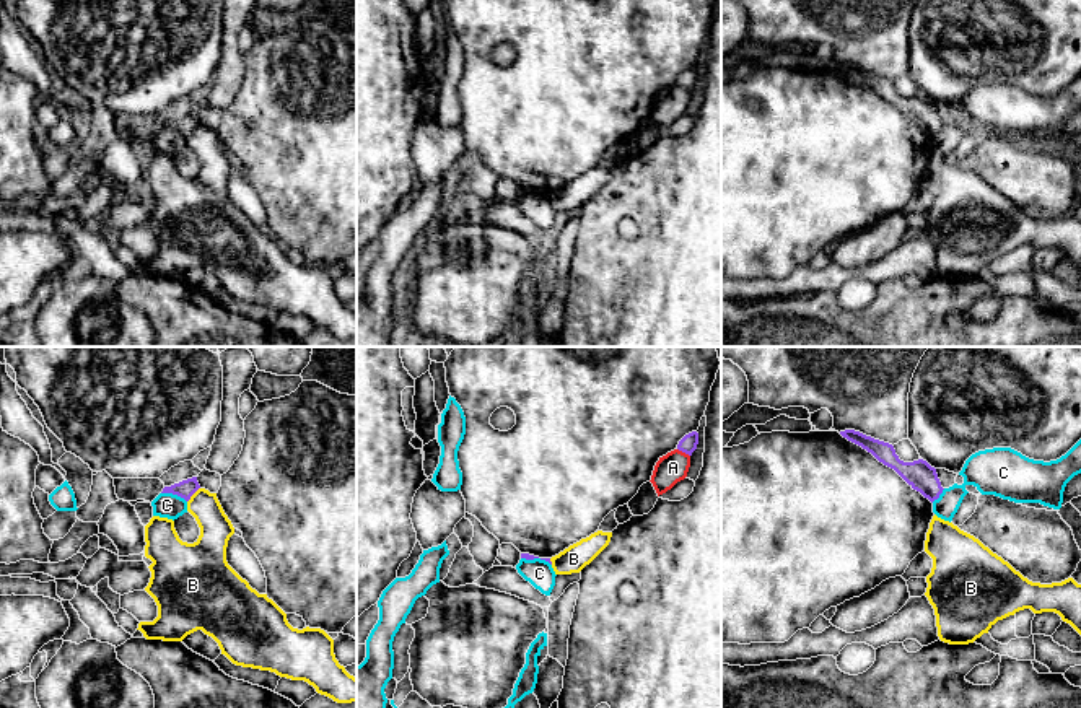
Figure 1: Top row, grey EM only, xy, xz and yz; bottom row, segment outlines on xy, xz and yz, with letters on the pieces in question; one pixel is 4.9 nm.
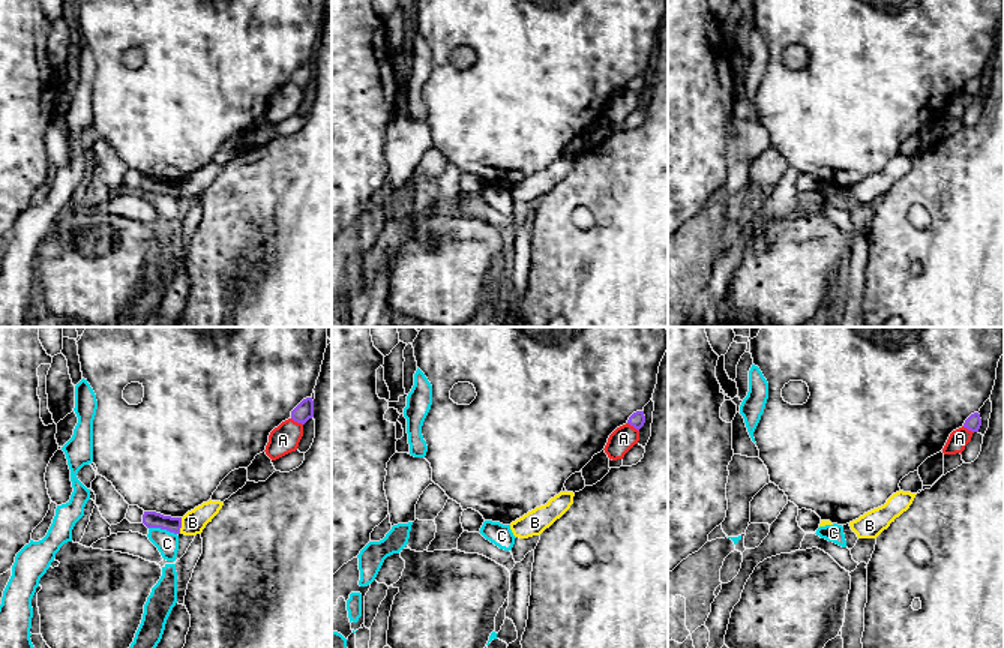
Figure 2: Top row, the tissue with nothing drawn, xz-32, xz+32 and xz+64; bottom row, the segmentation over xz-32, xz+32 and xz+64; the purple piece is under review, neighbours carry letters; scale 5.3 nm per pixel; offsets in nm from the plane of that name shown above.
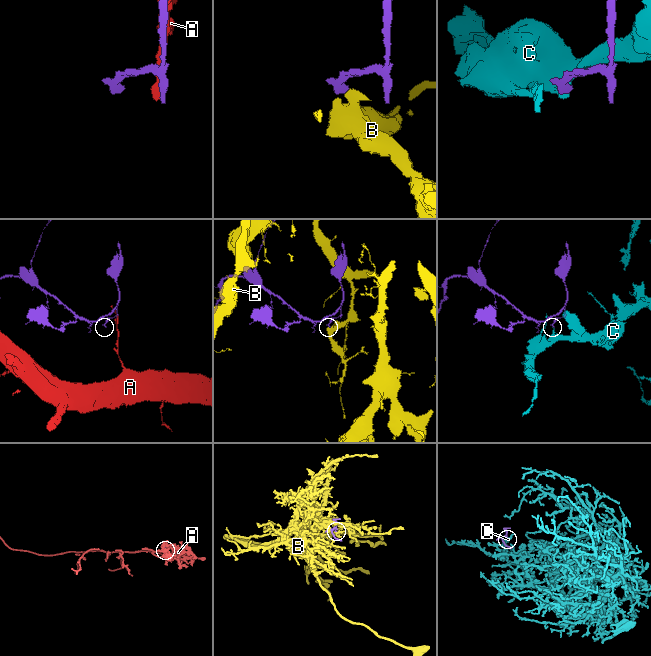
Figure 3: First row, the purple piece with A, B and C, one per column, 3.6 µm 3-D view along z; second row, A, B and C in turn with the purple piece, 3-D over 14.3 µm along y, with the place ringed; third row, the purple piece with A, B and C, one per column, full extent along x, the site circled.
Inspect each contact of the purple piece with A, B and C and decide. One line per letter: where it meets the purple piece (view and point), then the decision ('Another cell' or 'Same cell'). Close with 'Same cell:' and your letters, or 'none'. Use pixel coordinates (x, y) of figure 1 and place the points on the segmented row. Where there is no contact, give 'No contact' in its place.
A: Touches purple at xz (684, 451). Another cell
B: Touches purple at xy (192, 493). Another cell
C: Touches purple at xy (175, 493). Another cell
Same cell: none

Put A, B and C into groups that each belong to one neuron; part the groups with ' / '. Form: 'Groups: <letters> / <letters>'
Groups: A / B / C

